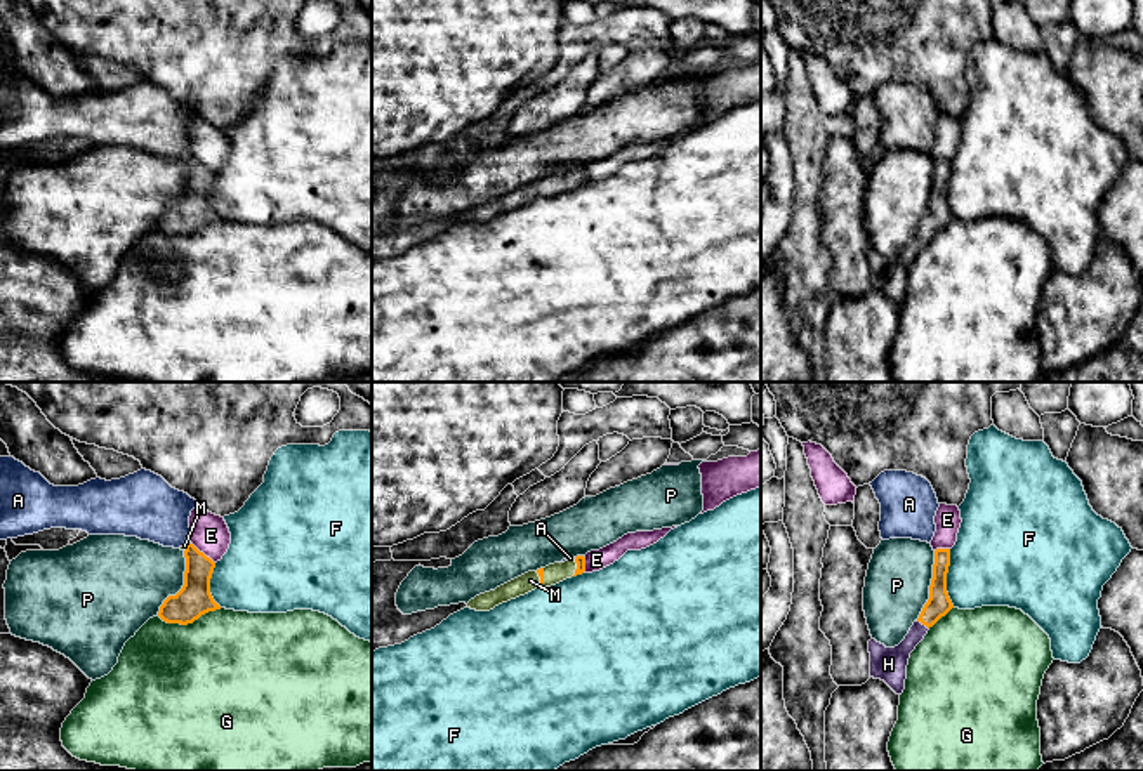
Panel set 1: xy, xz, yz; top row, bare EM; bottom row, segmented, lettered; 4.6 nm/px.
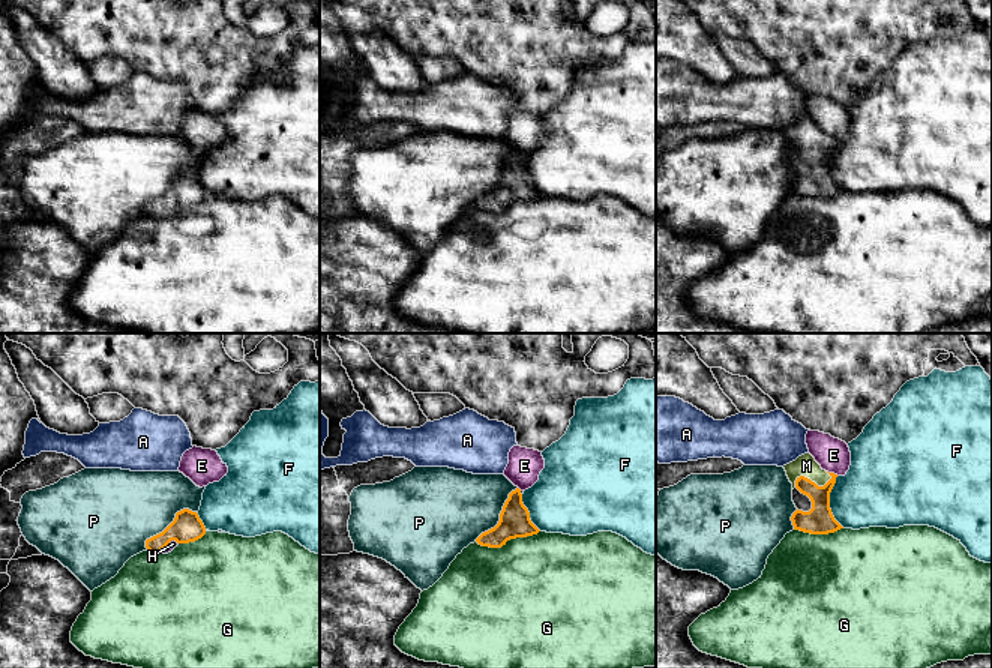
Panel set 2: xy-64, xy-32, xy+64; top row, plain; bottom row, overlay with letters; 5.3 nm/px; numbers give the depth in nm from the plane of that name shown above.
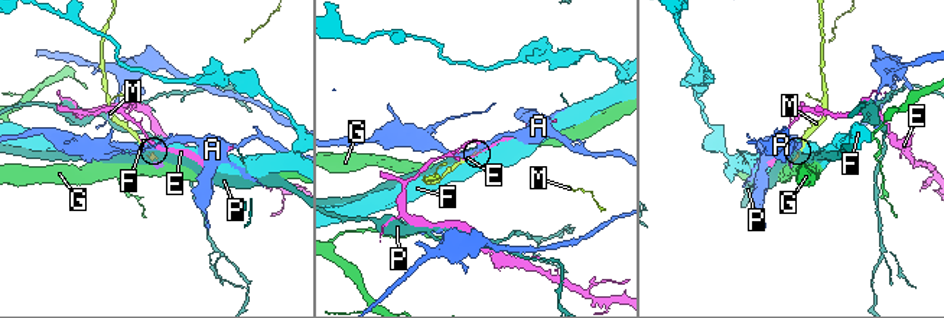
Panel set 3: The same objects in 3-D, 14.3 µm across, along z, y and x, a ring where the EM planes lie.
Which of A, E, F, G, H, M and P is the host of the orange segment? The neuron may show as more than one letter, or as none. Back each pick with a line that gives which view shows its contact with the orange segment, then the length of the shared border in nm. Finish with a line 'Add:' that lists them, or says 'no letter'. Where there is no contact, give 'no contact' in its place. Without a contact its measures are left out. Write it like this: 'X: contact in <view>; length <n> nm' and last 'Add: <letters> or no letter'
H: contact in yz; length 80 nm
M: contact in xz; length 80 nm
Add: H, M

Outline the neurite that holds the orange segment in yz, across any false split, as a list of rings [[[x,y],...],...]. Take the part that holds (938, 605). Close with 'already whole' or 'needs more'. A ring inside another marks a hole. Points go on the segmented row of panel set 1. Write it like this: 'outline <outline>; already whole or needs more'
outline [[[936,549],[929,599],[898,646],[886,648],[875,639],[869,641],[870,677],[884,681],[896,695],[902,695],[905,689],[910,653],[924,639],[928,630],[954,608],[947,592],[948,566],[950,549]]]; needs more

